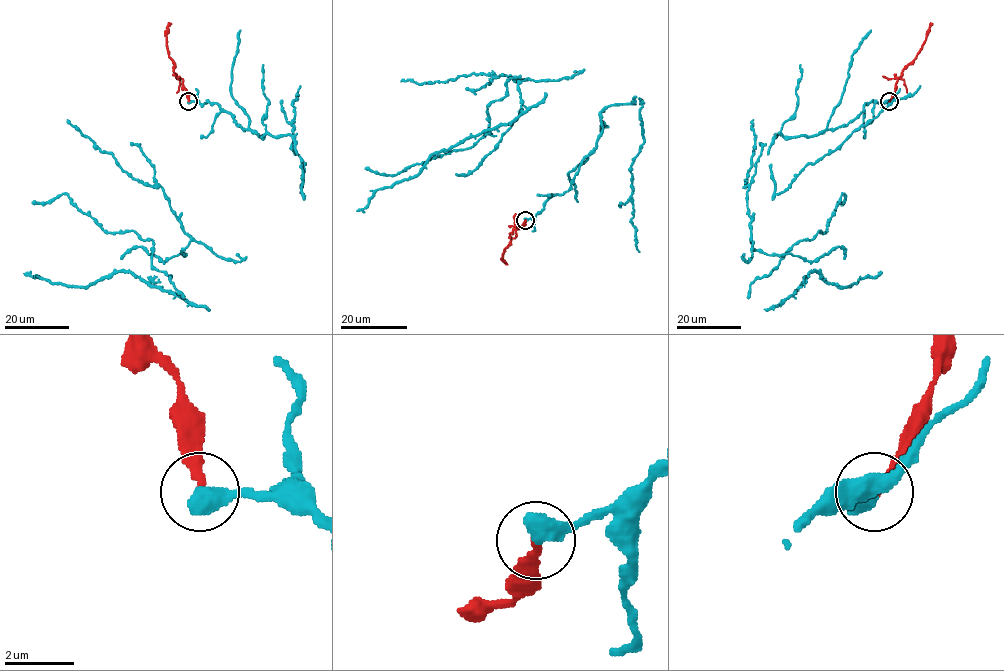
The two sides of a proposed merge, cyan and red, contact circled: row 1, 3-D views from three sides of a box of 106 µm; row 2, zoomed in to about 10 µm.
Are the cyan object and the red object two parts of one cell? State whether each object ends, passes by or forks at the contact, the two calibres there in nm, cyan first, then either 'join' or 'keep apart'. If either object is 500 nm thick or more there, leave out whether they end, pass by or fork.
600/240 nm | keep apart

